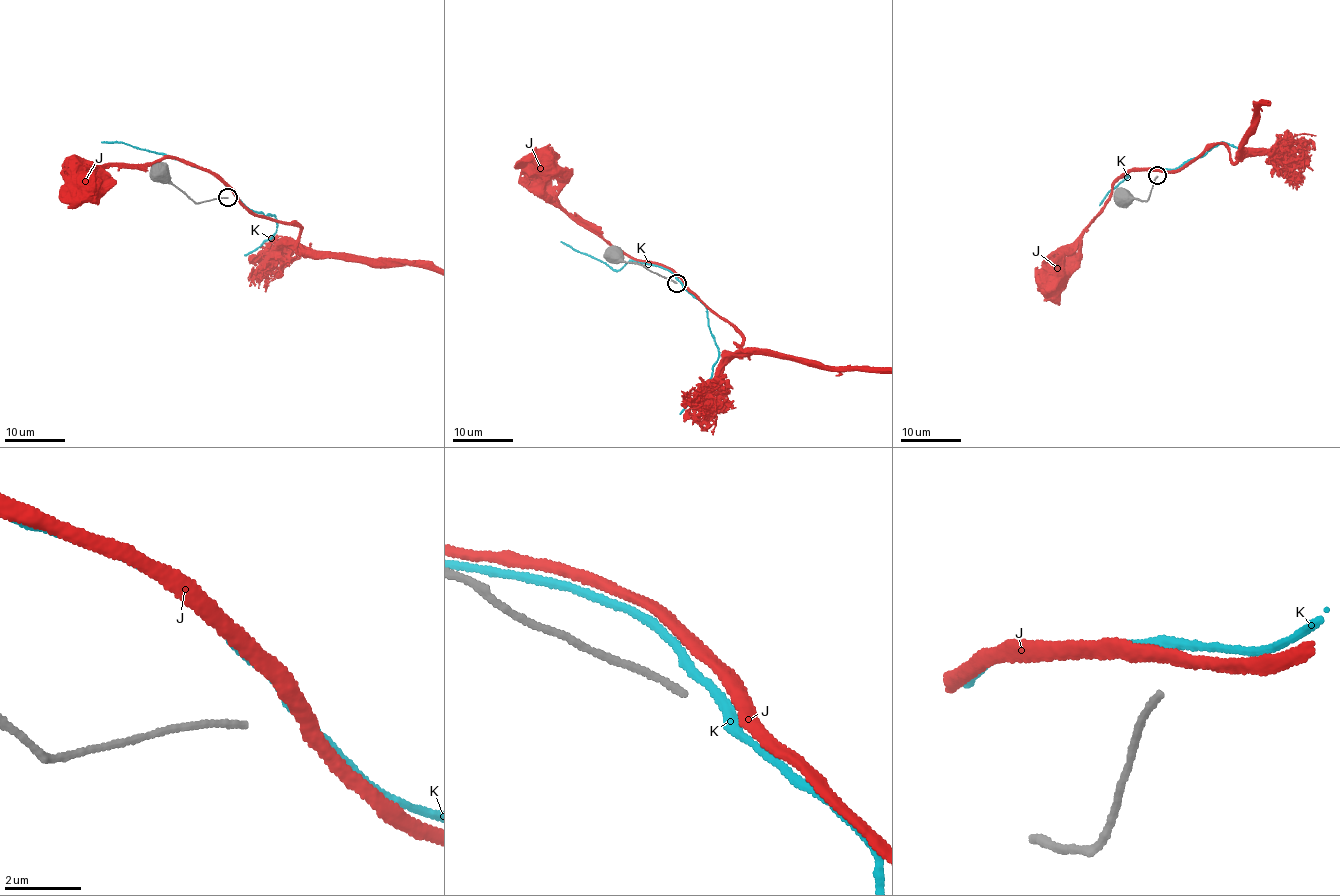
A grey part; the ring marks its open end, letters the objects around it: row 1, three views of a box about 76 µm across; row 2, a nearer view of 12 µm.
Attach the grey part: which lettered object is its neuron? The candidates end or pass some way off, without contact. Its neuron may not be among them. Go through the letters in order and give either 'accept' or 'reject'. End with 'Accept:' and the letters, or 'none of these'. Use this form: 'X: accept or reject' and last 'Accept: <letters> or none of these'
J: reject
K: reject
Accept: none of these

